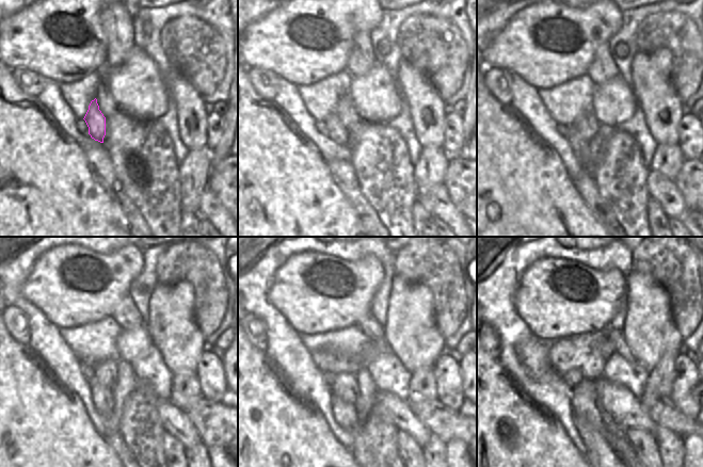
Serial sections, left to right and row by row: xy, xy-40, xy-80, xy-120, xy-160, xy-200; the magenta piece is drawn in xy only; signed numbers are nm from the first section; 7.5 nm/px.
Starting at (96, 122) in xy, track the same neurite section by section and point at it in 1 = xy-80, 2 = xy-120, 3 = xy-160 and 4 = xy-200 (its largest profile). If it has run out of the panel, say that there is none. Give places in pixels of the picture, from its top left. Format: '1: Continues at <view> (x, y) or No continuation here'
1: Continues at xy-80 (579, 145)
2: Continues at xy-120 (101, 396)
3: Continues at xy-160 (345, 414)
4: Continues at xy-200 (598, 453).

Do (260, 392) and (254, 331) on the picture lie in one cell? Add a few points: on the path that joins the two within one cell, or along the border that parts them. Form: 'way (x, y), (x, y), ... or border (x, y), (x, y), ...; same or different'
border (249, 340), (254, 347), (265, 352); different

